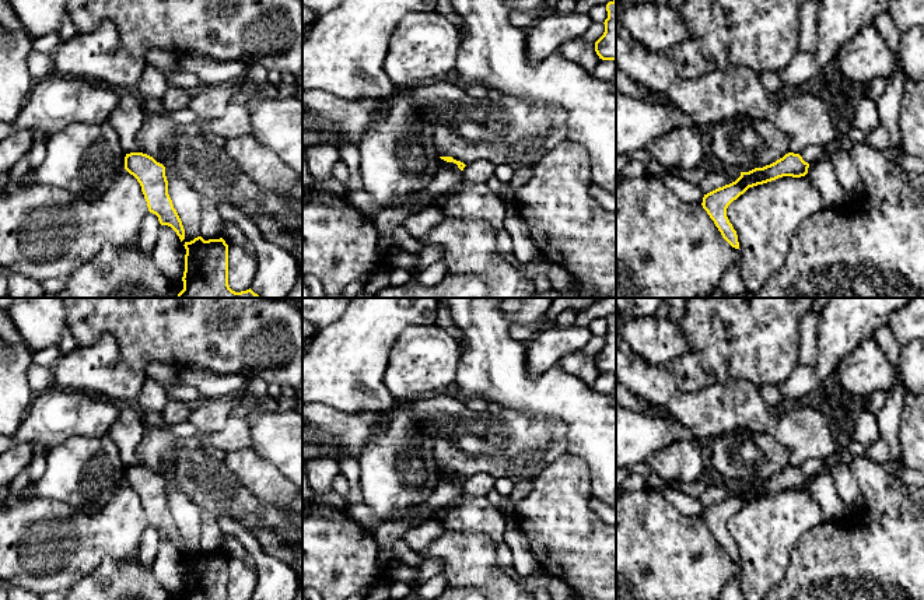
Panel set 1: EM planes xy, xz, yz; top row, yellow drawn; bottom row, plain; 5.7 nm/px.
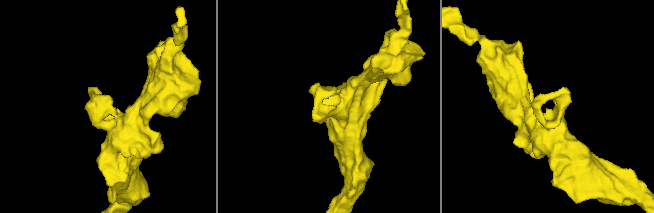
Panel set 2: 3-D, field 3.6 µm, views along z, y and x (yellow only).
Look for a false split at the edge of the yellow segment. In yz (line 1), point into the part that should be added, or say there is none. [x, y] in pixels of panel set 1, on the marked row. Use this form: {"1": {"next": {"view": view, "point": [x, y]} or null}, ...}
{"1": {"next": null}}

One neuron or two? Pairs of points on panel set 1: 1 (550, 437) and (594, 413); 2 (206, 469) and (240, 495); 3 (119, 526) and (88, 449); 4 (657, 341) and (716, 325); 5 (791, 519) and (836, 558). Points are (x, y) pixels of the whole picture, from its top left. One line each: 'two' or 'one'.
1: two
2: one
3: two
4: two
5: two

